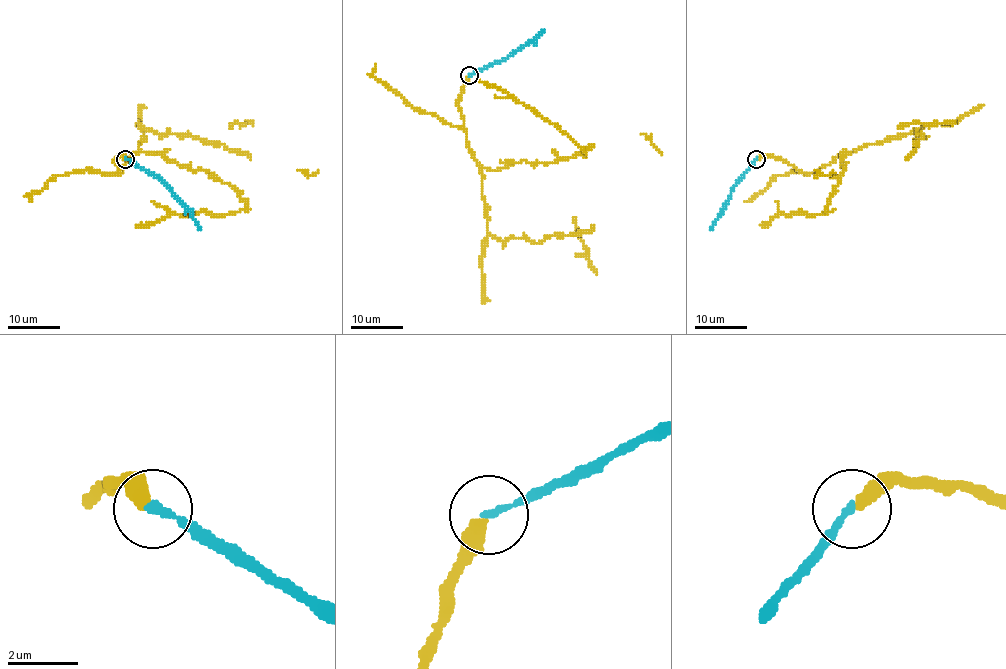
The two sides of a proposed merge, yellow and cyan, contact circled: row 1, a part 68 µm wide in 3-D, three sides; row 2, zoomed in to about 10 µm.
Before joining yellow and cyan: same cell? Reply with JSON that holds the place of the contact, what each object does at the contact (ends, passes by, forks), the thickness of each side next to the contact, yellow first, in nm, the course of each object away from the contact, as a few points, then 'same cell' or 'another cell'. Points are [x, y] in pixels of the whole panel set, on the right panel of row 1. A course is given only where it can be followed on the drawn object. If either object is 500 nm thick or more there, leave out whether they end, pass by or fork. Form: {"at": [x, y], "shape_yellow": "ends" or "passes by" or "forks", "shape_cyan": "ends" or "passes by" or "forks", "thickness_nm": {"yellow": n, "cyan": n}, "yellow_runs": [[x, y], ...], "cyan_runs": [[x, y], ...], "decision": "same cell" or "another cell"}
{"at": [756, 159], "shape_yellow": "ends", "shape_cyan": "ends", "thickness_nm": {"yellow": 420, "cyan": 200}, "yellow_runs": [[756, 159], [771, 156], [812, 172], [851, 152], [842, 157], [832, 209], [778, 213], [760, 225]], "cyan_runs": [[756, 159], [733, 189], [711, 229]], "decision": "same cell"}

